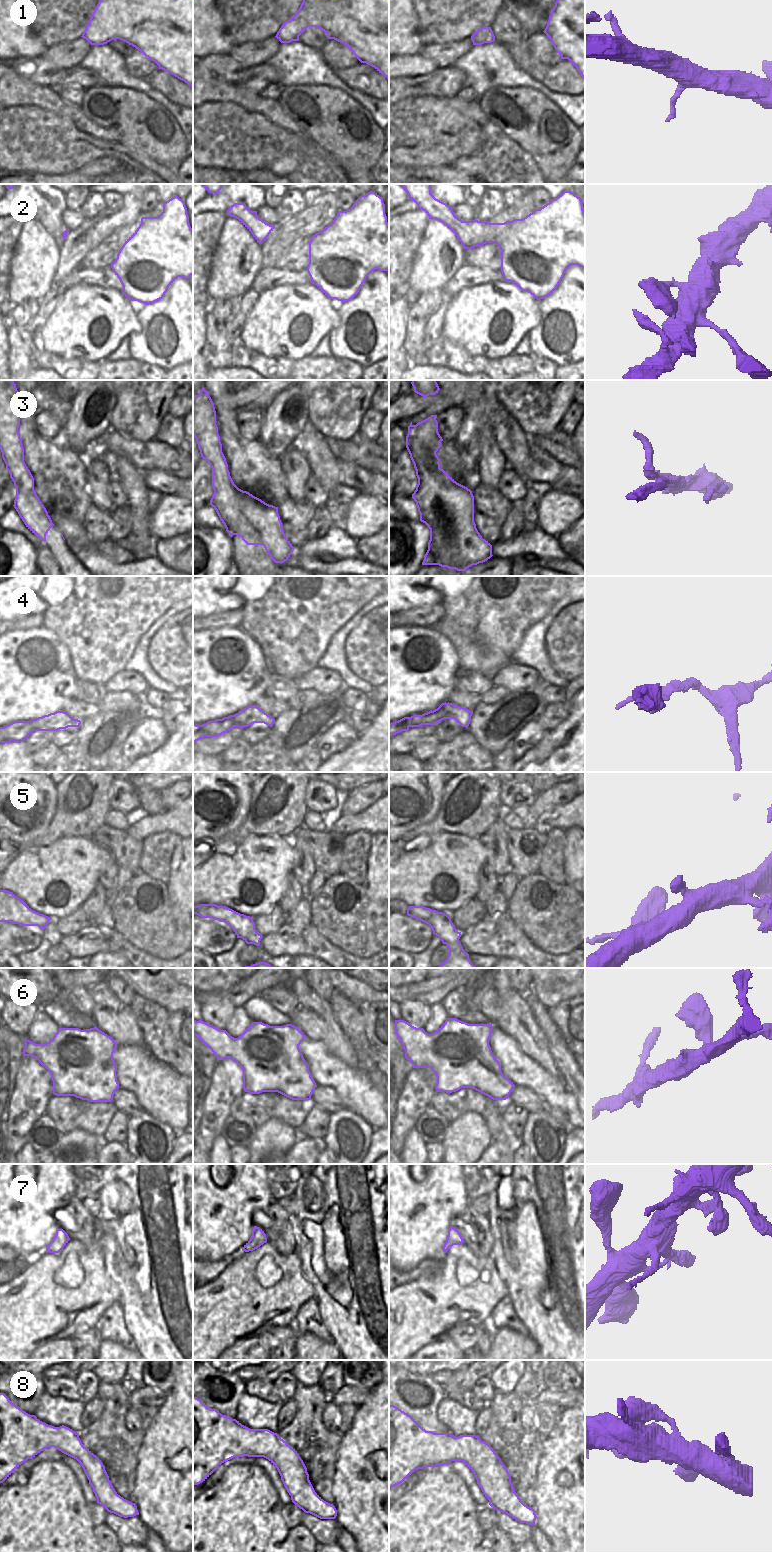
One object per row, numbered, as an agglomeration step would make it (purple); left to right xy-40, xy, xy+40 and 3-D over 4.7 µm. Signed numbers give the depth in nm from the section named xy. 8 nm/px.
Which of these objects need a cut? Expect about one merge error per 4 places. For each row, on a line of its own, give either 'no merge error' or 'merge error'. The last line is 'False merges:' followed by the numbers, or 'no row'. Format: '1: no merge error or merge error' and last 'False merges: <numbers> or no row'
1: no merge error
2: no merge error
3: merge error
4: no merge error
5: no merge error
6: no merge error
7: no merge error
8: no merge error
False merges: 3

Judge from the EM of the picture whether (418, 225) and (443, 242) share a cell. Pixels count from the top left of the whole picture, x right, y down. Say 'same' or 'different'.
different

